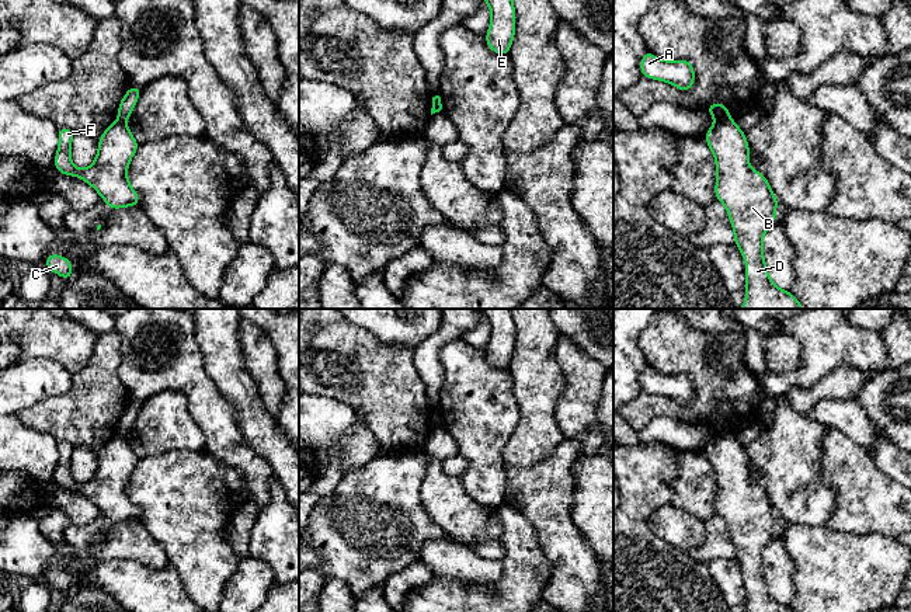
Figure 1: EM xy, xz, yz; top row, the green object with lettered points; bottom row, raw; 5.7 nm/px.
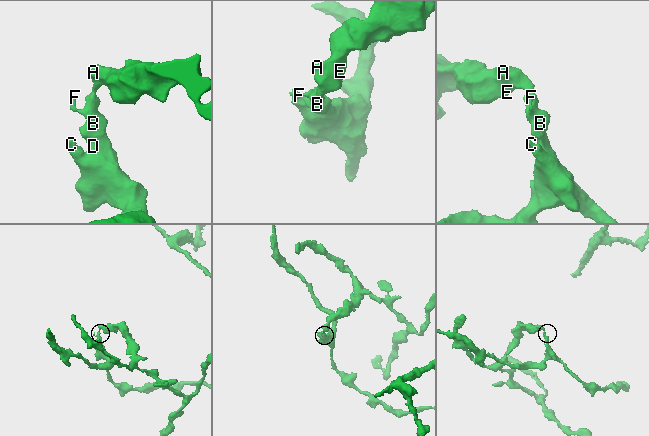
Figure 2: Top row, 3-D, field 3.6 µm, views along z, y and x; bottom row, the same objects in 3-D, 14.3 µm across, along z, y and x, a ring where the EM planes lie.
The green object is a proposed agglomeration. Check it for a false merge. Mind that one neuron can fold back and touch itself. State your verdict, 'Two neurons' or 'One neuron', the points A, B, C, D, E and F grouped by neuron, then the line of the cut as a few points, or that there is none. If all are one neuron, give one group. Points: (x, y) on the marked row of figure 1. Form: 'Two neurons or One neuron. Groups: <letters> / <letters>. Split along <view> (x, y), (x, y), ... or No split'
Two neurons. Groups: A E / B C D F. Split along yz (730, 118), (716, 121)

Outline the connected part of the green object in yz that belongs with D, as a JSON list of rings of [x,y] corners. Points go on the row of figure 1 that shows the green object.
[[[730,118],[705,133],[717,168],[714,195],[727,209],[734,244],[745,260],[745,302],[740,309],[804,309],[792,292],[779,289],[764,261],[762,237],[776,220],[778,198],[766,177],[750,167],[745,133]]]

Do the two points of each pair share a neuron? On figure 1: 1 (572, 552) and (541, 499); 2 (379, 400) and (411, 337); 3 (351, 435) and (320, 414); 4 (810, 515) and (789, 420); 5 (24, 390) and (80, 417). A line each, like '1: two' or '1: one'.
1: one
2: two
3: one
4: one
5: two

